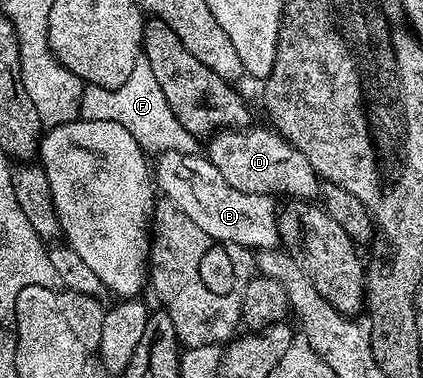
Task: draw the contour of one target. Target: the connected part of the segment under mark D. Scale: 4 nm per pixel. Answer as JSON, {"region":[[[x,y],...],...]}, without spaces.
{"region":[[[251,126],[217,131],[208,141],[206,156],[236,191],[312,200],[320,192],[320,177],[310,160],[288,141],[265,127]]]}

